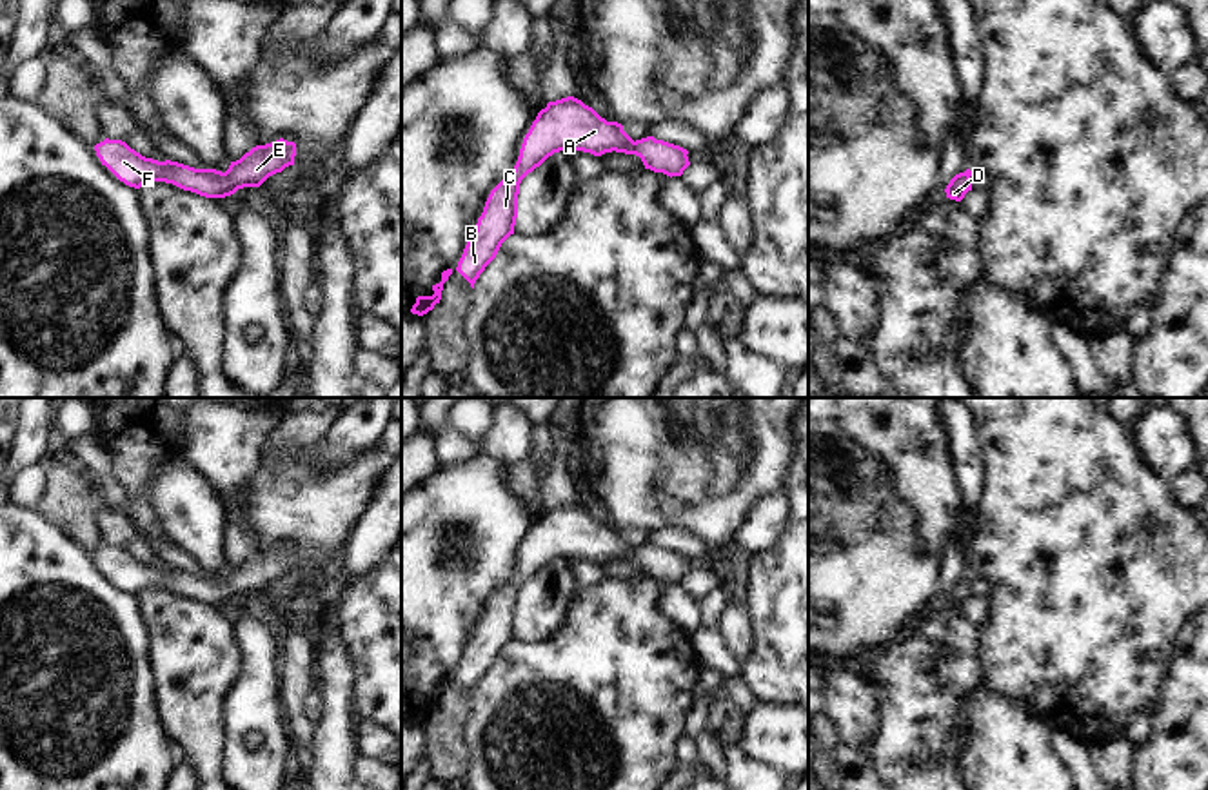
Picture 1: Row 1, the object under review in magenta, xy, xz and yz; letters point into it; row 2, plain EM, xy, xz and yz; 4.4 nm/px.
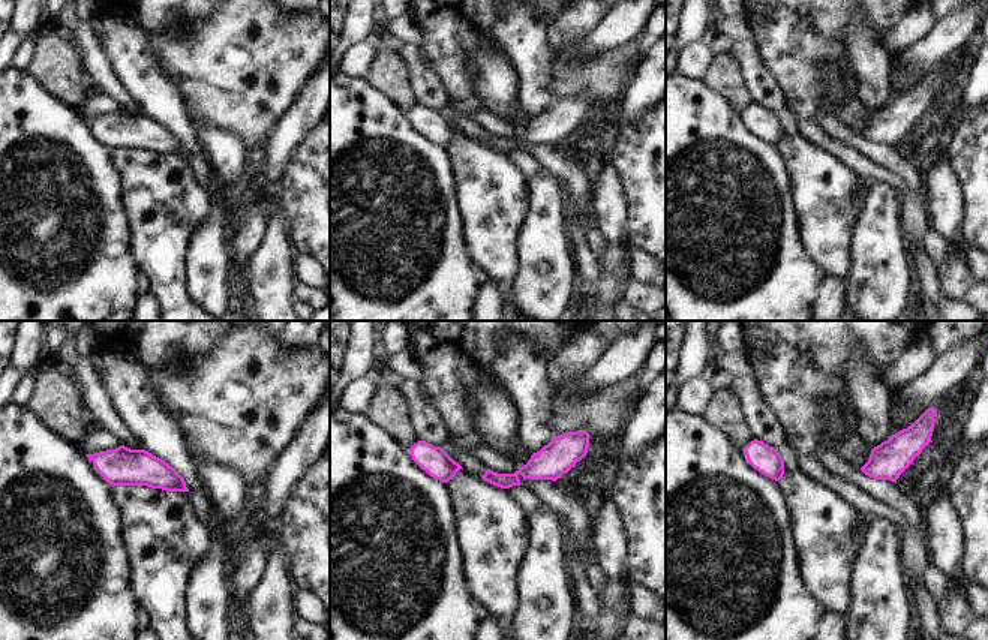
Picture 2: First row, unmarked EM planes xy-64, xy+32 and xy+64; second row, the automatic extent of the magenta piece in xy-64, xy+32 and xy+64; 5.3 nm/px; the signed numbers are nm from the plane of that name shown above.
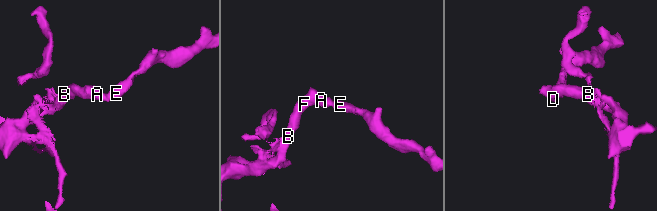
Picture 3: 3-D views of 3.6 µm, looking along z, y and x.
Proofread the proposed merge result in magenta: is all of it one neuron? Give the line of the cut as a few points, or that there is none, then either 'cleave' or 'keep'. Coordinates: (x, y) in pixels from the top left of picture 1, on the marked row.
cut none; keep

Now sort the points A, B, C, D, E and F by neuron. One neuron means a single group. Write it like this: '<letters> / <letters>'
A B C D E F

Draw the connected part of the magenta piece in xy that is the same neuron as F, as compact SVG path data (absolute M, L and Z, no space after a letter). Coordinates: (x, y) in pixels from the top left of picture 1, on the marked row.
M283 138L256 145L225 173L194 169L178 162L145 158L122 140L94 145L96 156L120 182L140 189L145 183L165 182L205 198L225 198L243 187L260 187L269 176L294 165L296 143Z

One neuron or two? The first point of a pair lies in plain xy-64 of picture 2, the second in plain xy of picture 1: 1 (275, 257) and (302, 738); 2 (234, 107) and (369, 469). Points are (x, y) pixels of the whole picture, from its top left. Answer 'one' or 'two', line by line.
1: two
2: one

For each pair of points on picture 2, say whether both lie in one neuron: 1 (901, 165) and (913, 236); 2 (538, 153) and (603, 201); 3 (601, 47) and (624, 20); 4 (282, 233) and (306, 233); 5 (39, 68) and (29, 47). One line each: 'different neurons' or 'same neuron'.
1: different neurons
2: different neurons
3: same neuron
4: different neurons
5: different neurons

